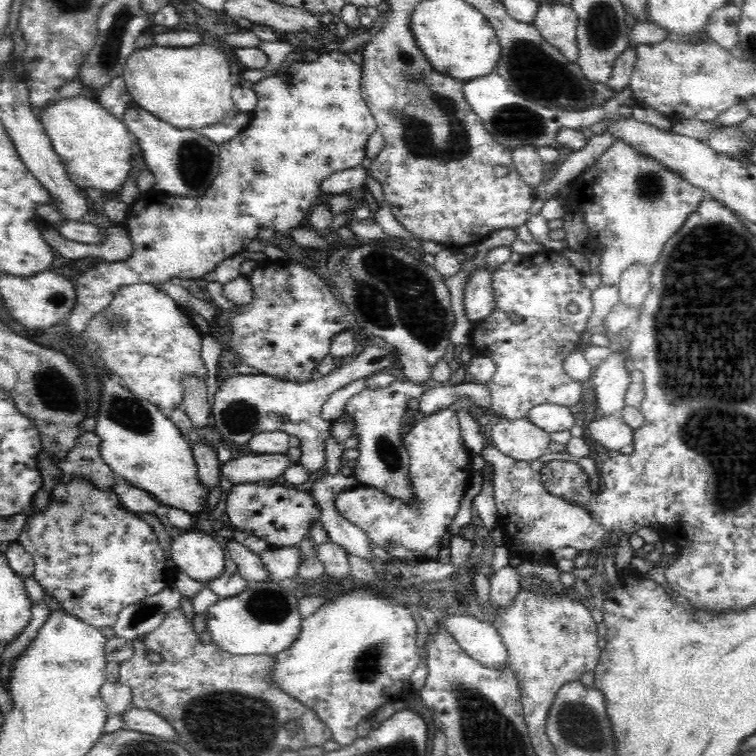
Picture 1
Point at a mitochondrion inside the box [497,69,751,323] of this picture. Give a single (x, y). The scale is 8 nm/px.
(650, 187)

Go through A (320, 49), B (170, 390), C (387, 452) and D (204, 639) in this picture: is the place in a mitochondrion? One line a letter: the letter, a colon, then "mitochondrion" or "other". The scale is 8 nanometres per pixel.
A: other
B: other
C: mitochondrion
D: other

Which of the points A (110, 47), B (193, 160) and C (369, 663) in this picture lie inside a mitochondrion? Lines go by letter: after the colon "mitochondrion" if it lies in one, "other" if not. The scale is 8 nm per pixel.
A: mitochondrion
B: mitochondrion
C: mitochondrion

